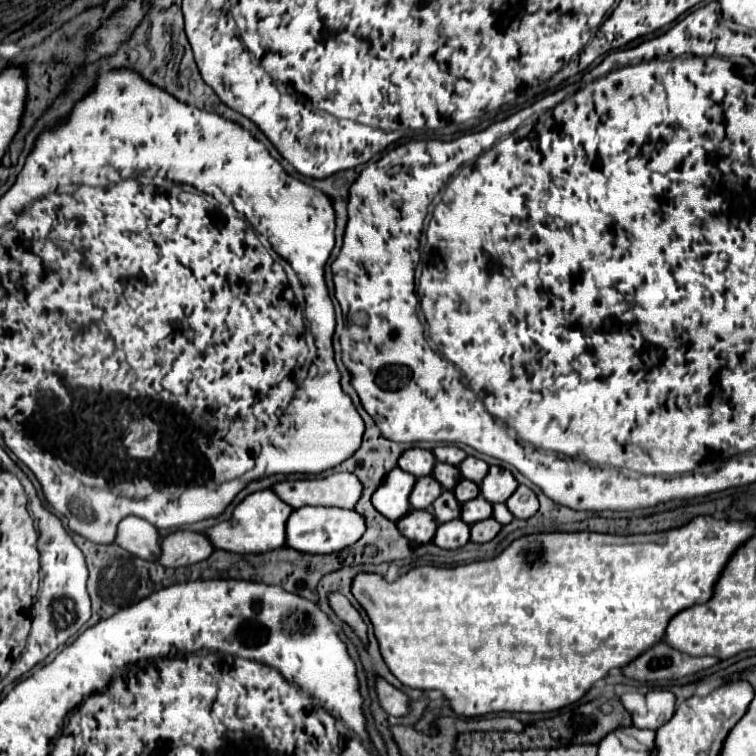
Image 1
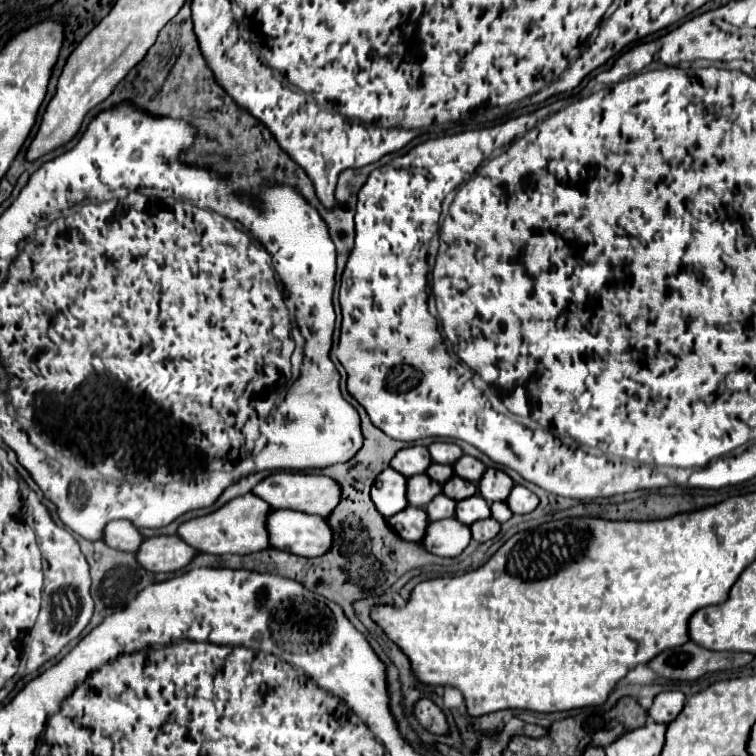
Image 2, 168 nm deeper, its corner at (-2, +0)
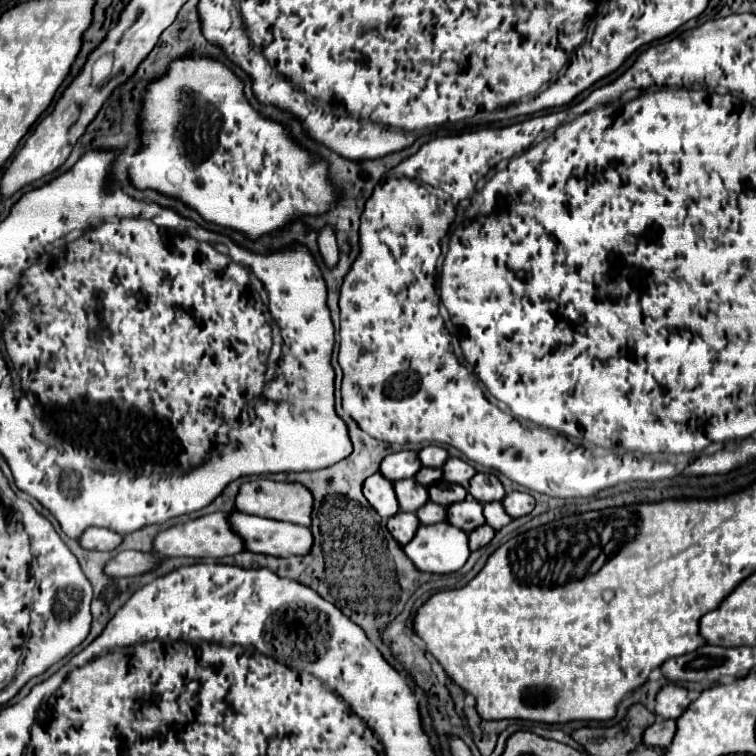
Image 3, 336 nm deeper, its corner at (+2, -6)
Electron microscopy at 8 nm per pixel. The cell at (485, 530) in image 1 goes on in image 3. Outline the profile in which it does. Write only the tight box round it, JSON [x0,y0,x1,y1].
[470,524,494,550]

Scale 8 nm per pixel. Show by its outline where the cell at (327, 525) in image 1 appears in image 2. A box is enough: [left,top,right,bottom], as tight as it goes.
[266,510,332,558]

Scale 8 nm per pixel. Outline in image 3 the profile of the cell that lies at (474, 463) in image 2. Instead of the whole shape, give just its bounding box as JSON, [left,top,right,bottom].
[442,458,476,488]

